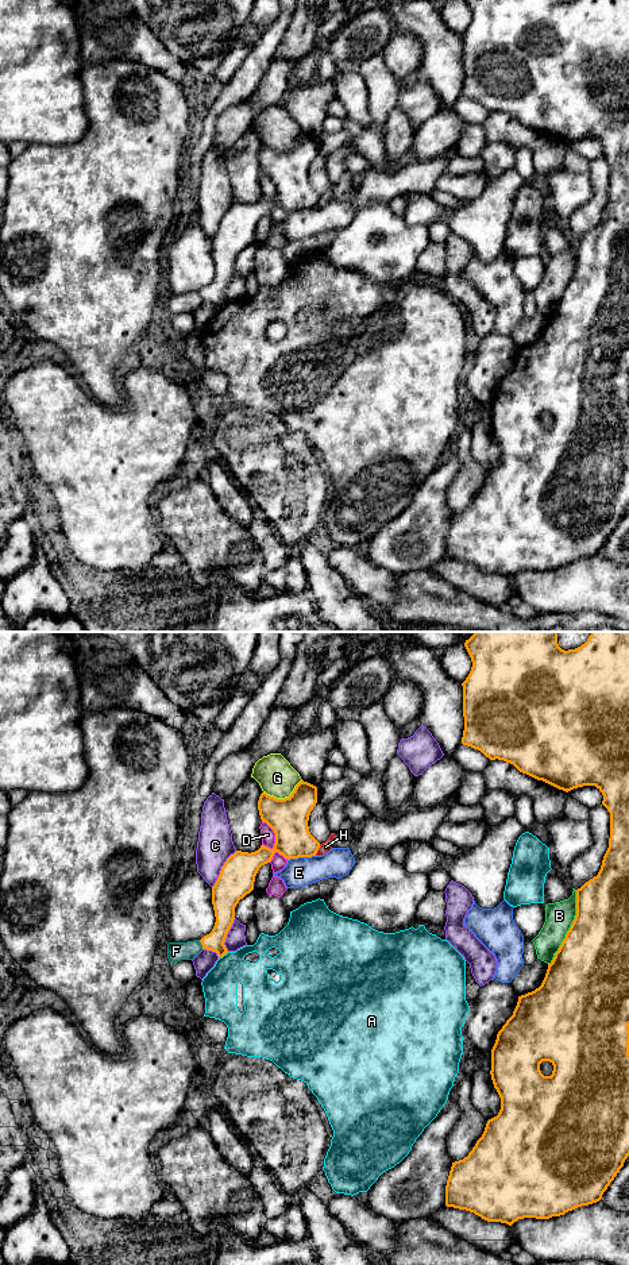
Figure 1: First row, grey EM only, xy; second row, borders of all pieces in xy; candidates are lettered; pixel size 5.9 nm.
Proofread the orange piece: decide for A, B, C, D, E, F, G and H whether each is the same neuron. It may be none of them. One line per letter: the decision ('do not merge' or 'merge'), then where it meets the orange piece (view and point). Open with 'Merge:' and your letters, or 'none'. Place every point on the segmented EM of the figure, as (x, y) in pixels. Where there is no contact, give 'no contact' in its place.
Merge: none
A: do not merge; meets orange in xy at (223, 955)
B: do not merge; meets orange in xy at (570, 928)
C: do not merge; meets orange in xy at (222, 868)
D: do not merge; meets orange in xy at (276, 835)
E: do not merge; meets orange in xy at (301, 856)
F: do not merge; meets orange in xy at (201, 944)
G: do not merge; meets orange in xy at (285, 798)
H: do not merge; meets orange in xy at (317, 849)

